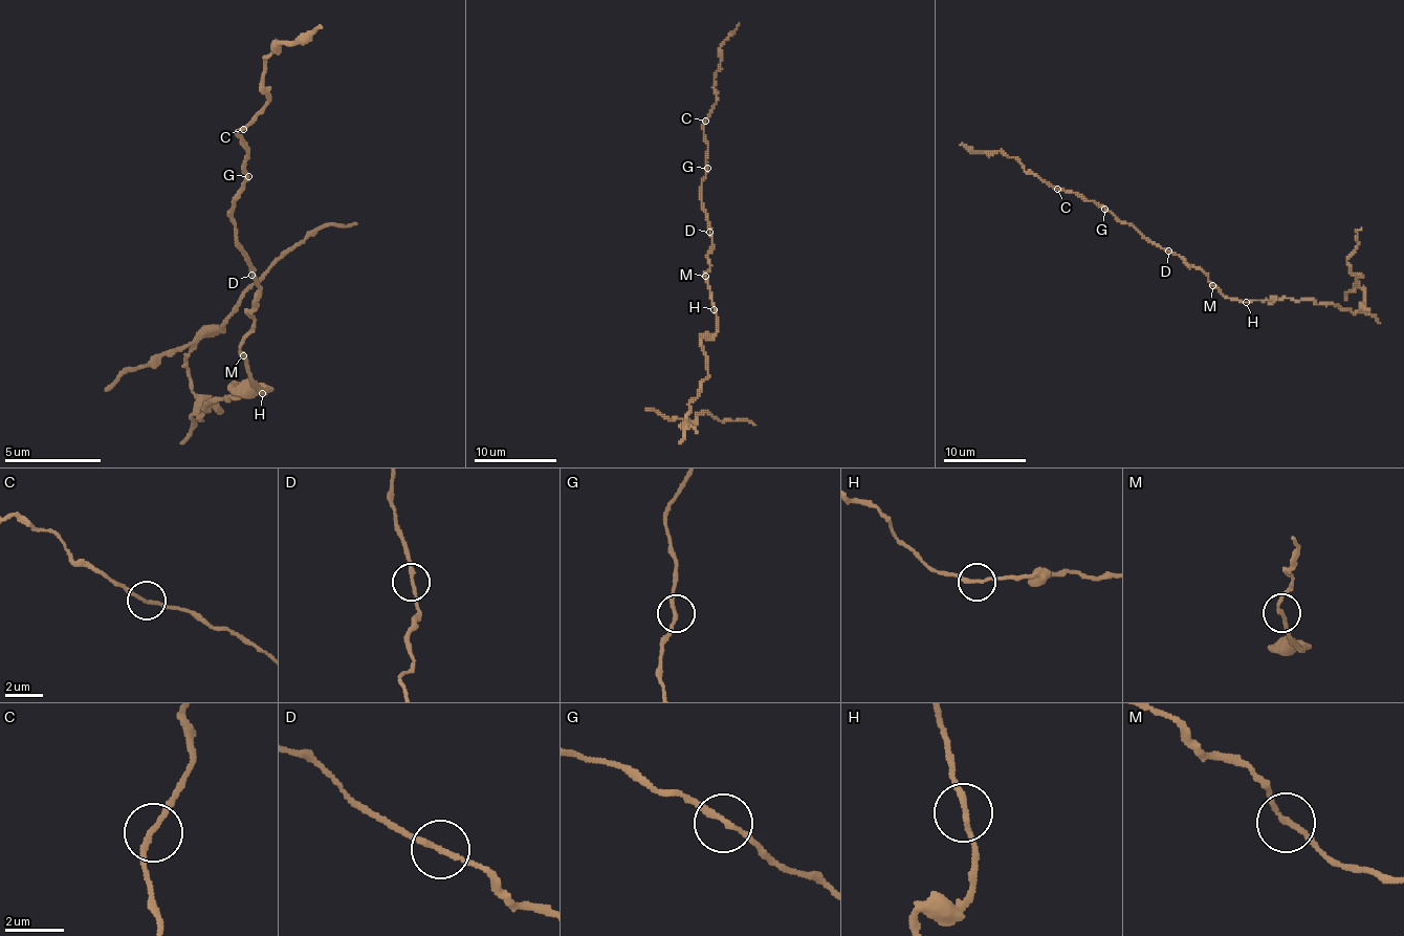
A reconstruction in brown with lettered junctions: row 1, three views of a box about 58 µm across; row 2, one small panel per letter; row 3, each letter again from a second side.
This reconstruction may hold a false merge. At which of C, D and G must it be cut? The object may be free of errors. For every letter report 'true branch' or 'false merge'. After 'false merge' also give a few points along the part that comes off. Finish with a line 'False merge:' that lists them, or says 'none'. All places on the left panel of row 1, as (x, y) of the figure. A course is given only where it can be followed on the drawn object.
C: true branch
D: false merge; foreign part runs (253, 273), (243, 365), (267, 389), (234, 384), (248, 389), (200, 417), (190, 350), (325, 224), (358, 224)
G: true branch
False merge: D

